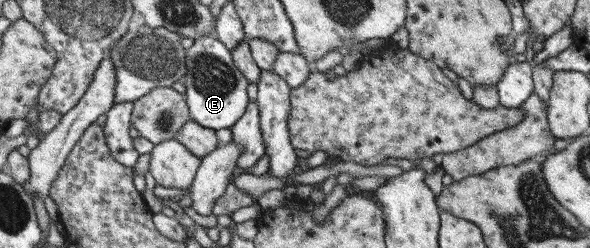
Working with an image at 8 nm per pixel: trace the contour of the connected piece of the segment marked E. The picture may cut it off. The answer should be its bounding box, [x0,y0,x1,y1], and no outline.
[185,36,250,131]

